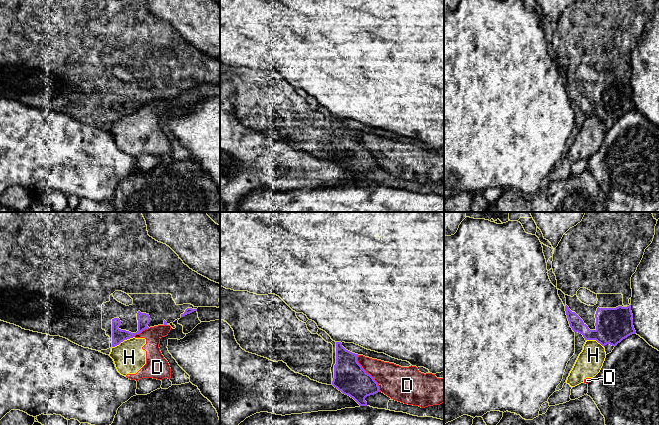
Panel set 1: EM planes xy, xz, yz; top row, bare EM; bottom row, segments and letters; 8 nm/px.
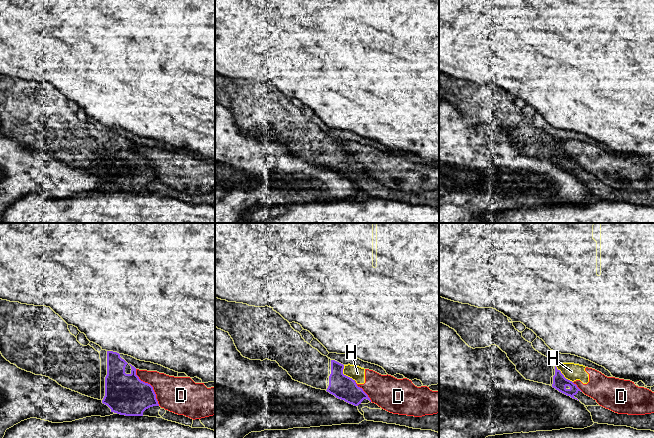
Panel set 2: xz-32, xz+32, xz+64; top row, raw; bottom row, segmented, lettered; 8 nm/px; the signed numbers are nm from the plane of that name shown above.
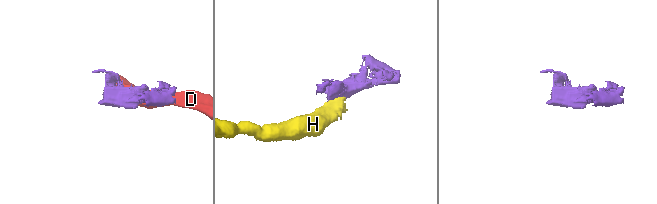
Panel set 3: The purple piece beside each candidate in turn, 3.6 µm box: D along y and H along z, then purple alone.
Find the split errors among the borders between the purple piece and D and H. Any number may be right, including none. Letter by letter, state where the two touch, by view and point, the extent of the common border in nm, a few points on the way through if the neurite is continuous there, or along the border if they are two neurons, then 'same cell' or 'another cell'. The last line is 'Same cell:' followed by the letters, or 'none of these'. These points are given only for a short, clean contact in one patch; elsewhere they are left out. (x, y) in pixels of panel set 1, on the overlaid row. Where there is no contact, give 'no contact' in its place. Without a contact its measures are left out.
D: contact xz (367, 373); length 340 nm; another cell
H: contact xy (122, 341); length 200 nm; border xy (133, 336), (124, 339), (112, 347); another cell
Same cell: none of these

